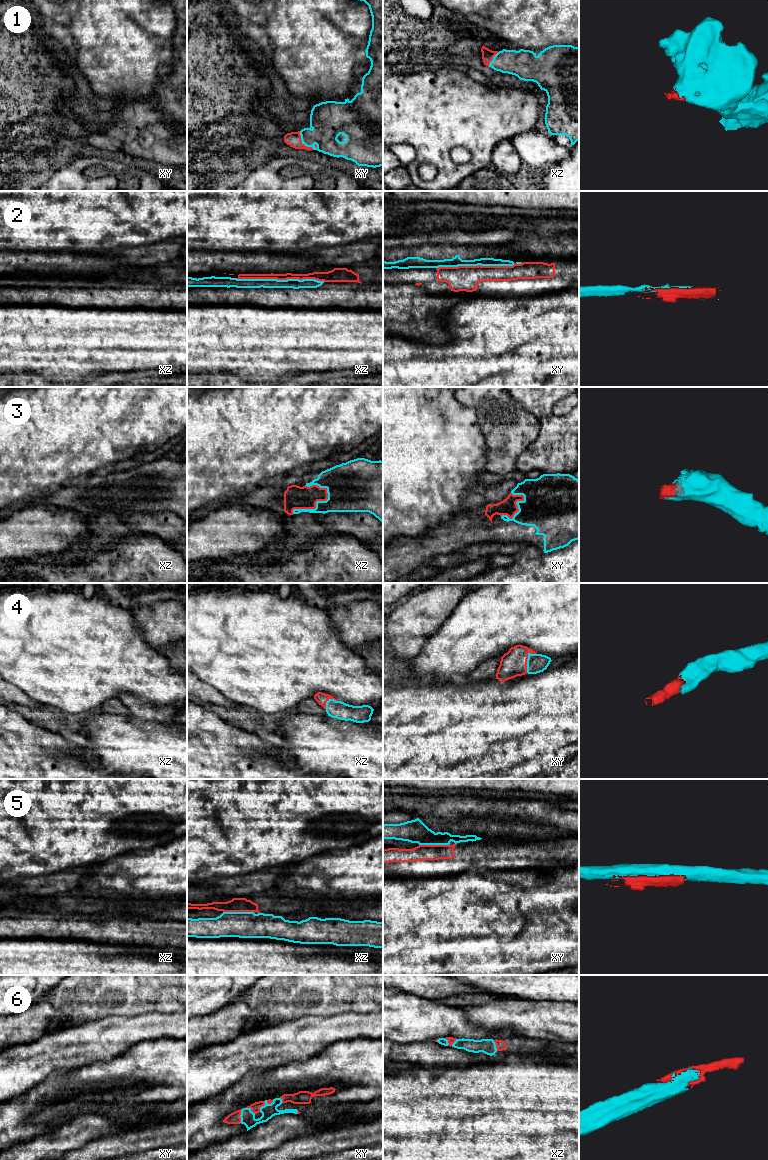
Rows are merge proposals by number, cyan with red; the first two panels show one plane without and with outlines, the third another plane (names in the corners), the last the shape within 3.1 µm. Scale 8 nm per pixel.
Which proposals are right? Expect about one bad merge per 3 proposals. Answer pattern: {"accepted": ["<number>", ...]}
{"accepted": ["1", "2", "3", "4", "6"]}

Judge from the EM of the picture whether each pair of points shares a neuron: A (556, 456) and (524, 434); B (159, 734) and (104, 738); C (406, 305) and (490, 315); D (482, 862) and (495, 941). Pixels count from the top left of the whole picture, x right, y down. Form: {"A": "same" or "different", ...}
{"A": "different", "B": "same", "C": "different", "D": "different"}

